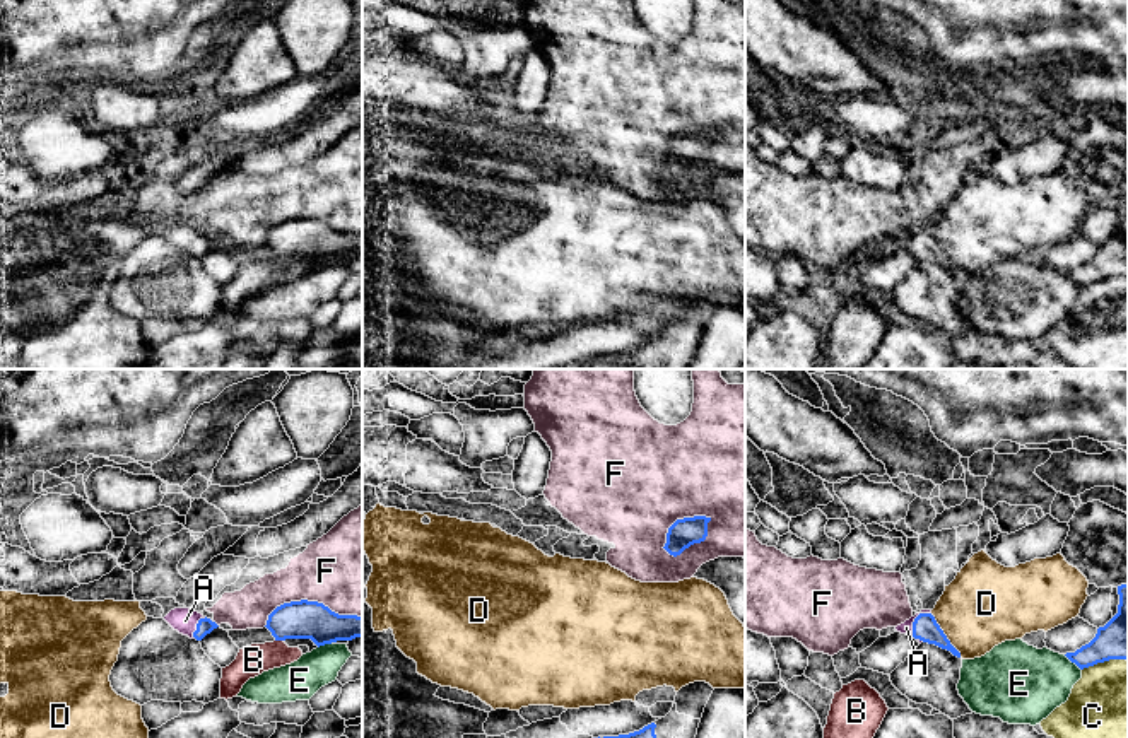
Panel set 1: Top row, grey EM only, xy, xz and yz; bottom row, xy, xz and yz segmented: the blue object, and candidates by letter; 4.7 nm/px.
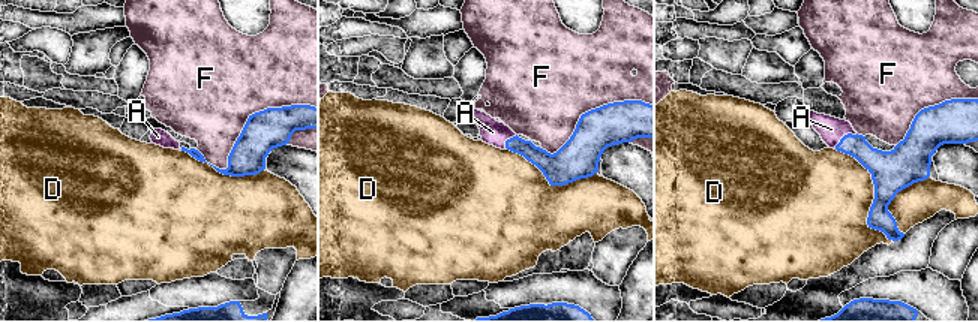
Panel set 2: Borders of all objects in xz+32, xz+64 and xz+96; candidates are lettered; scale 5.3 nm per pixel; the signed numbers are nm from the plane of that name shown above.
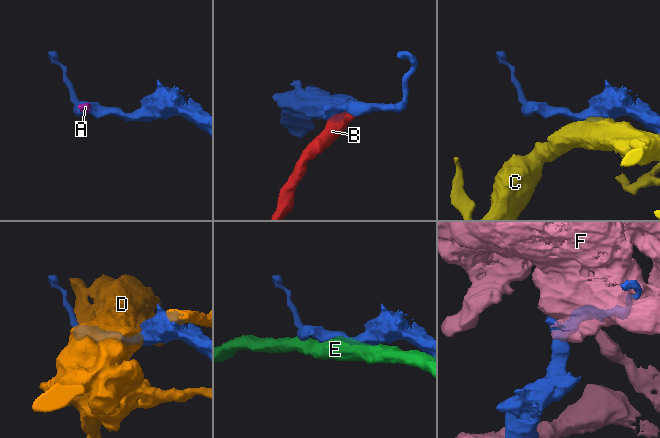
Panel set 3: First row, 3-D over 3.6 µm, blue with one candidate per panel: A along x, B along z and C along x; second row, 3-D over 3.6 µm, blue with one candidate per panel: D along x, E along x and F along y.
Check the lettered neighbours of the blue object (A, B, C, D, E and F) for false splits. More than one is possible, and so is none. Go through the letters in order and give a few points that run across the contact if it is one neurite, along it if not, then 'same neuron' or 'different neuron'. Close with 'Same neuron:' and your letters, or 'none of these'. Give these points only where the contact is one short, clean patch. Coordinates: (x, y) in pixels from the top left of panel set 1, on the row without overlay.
A: line yz (925, 245), (915, 238), (906, 245); same neuron
B: line xy (276, 257), (282, 258); different neuron
C: different neuron
D: different neuron
E: different neuron
F: different neuron
Same neuron: A

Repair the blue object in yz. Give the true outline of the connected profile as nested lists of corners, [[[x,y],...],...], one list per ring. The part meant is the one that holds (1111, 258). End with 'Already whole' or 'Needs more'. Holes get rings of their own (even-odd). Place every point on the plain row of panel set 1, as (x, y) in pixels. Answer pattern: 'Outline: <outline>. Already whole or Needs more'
Outline: [[[1128,200],[1118,203],[1118,212],[1118,231],[1104,244],[1097,246],[1089,261],[1065,272],[1080,287],[1109,277],[1128,278]]]. Already whole

